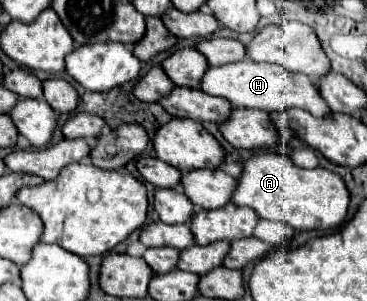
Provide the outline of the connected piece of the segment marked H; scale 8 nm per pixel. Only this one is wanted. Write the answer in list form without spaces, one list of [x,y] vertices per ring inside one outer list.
[[[241,59],[229,65],[209,67],[201,81],[201,91],[217,97],[225,97],[235,107],[247,107],[247,109],[263,109],[267,113],[283,111],[291,107],[299,107],[309,111],[311,115],[323,117],[329,113],[327,105],[319,101],[319,93],[315,93],[315,83],[301,73],[289,73],[281,65],[275,63],[255,63],[251,59]]]

